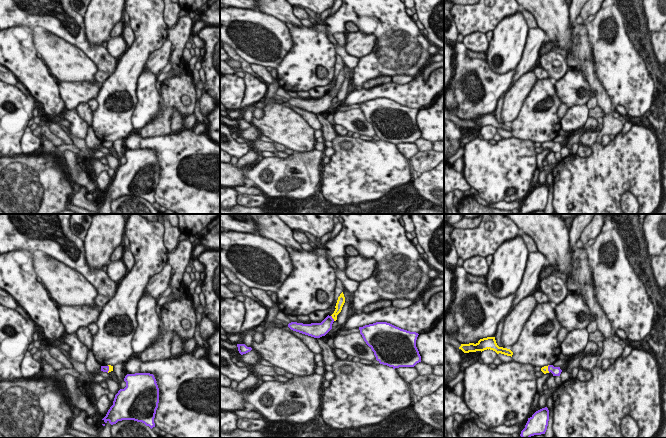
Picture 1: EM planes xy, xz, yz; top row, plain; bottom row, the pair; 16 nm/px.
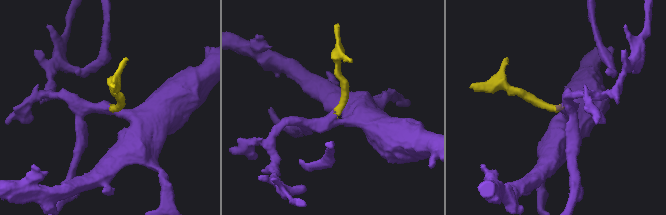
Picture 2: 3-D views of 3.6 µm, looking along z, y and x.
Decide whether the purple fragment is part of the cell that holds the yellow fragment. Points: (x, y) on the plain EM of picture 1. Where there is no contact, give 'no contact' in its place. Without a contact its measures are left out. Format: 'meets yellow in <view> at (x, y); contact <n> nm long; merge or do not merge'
meets yellow in xz at (332, 93); contact 110 nm long; merge

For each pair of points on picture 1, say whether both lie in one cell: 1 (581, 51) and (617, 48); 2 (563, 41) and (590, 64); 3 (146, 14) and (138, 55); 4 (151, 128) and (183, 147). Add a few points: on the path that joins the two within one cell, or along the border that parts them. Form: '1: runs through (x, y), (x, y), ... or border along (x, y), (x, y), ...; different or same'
1: border along (586, 33), (592, 44), (596, 73); different
2: border along (572, 46), (567, 52); different
3: runs through (146, 24), (146, 41), (143, 45); same
4: border along (170, 134), (154, 137), (140, 136); different

